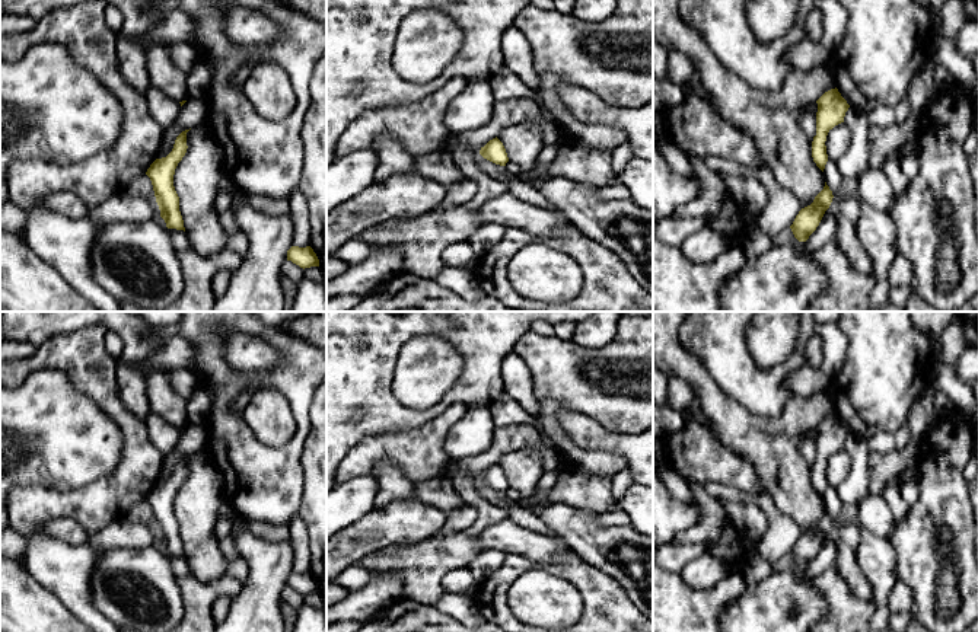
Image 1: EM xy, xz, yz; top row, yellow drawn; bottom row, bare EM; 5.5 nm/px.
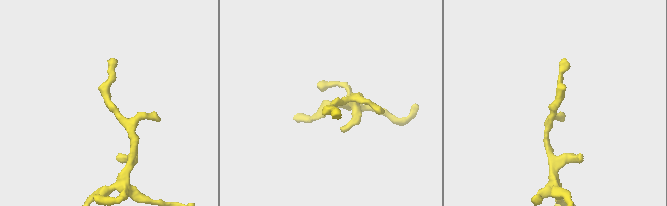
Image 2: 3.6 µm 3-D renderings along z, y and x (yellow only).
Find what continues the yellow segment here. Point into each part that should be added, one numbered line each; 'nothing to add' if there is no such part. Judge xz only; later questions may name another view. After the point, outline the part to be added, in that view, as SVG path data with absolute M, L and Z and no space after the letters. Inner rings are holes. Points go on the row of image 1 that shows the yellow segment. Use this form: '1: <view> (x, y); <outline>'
nothing to add

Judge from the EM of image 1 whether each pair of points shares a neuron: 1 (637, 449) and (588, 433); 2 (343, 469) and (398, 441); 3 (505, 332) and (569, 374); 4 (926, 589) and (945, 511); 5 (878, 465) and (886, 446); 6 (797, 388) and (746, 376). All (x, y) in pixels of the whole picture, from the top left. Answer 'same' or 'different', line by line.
1: same
2: same
3: different
4: same
5: different
6: different

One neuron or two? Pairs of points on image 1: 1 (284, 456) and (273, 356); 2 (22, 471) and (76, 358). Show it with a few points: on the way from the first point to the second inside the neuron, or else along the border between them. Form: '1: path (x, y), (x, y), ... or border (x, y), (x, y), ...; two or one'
1: border (283, 356), (273, 367), (241, 372); two
2: border (34, 370), (59, 369), (80, 392), (92, 399); two

